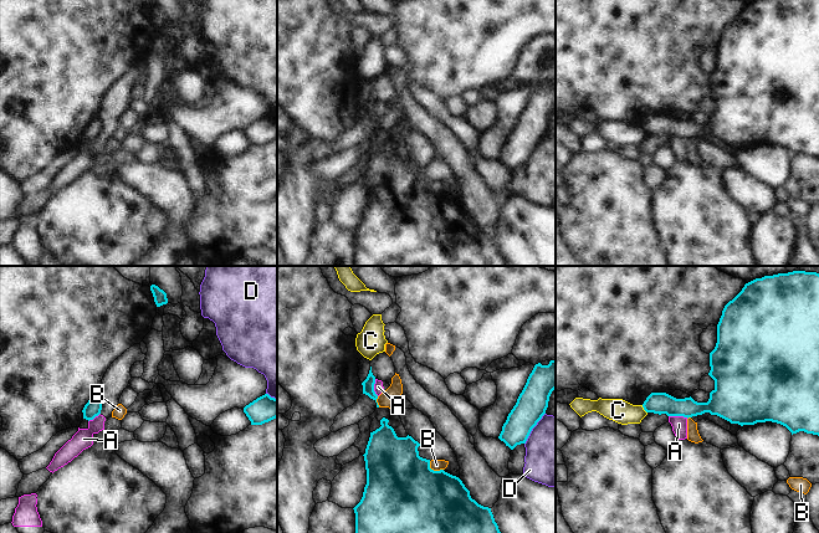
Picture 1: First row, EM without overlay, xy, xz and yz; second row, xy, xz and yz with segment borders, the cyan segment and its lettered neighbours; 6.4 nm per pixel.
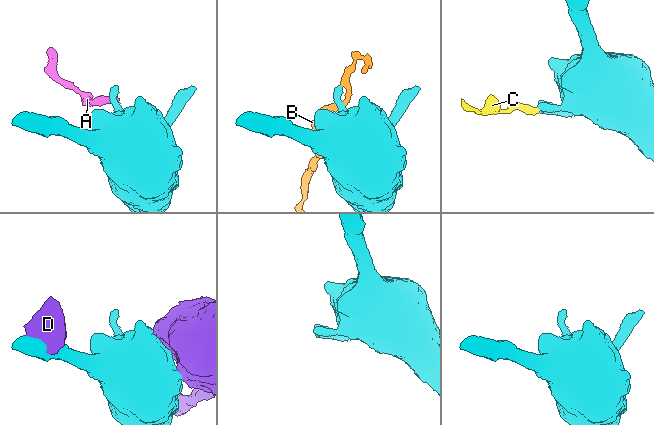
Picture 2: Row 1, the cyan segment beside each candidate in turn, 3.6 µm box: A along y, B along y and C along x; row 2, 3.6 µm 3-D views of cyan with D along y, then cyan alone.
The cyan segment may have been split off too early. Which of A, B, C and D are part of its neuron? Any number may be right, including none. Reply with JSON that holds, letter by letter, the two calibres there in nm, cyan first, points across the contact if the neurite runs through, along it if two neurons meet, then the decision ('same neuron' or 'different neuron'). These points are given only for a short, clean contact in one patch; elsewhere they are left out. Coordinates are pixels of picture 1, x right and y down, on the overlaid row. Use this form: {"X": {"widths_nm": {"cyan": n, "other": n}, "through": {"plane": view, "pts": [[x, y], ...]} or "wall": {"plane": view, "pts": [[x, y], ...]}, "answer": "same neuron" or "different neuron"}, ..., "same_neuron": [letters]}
{"A": {"widths_nm": {"cyan": 140, "other": 100}, "wall": {"plane": "yz", "pts": [[669, 415], [687, 418]]}, "answer": "different neuron"}, "B": {"widths_nm": {"cyan": 500, "other": 80}, "answer": "different neuron"}, "C": {"widths_nm": {"cyan": 140, "other": 150}, "wall": {"plane": "yz", "pts": [[641, 405], [646, 413]]}, "answer": "different neuron"}, "D": {"widths_nm": {"cyan": 200, "other": 380}, "answer": "different neuron"}, "same_neuron": []}

